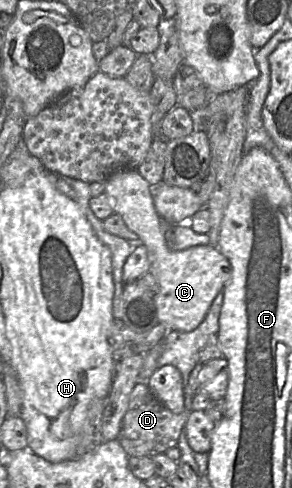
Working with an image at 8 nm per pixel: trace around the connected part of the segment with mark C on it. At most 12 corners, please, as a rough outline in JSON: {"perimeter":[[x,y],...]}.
{"perimeter":[[137,169],[104,194],[147,249],[159,323],[198,327],[230,278],[211,245],[172,251]]}

